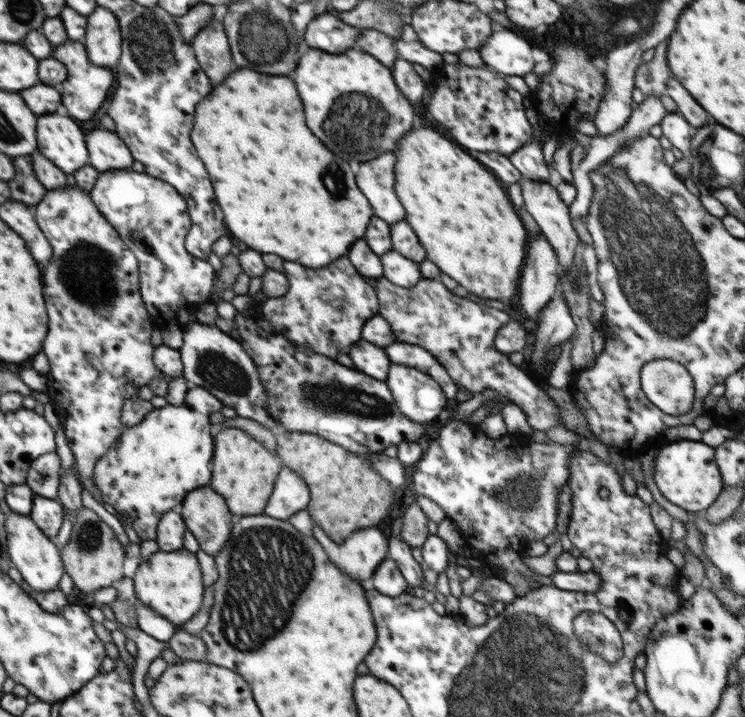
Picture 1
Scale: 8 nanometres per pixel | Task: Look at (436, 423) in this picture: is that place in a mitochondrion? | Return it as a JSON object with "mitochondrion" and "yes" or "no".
{"mitochondrion":"no"}

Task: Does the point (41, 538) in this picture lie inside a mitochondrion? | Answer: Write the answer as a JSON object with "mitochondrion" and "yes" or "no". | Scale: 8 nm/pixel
{"mitochondrion":"no"}

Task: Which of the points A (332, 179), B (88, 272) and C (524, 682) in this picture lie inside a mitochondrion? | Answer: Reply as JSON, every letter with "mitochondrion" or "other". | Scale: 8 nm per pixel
{"A":"mitochondrion","B":"mitochondrion","C":"mitochondrion"}

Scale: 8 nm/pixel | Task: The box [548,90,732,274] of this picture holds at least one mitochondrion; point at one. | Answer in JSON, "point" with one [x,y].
{"point":[707,168]}

